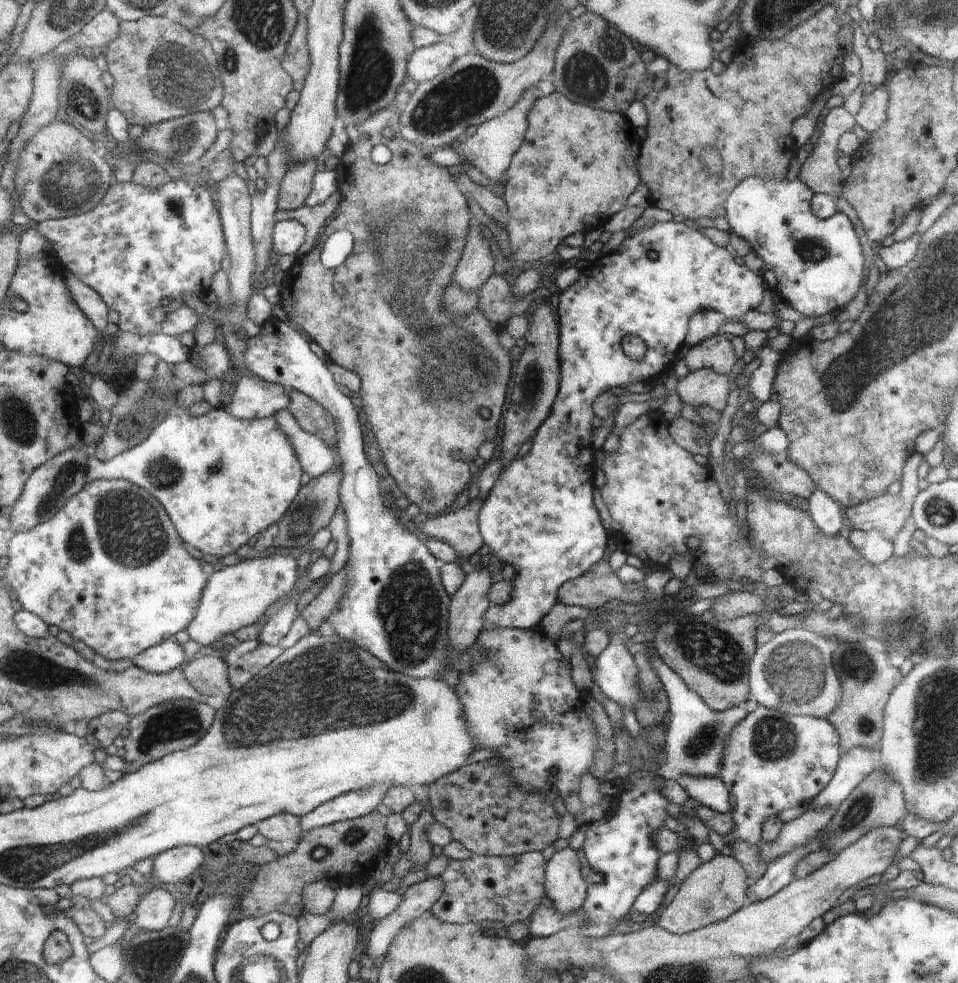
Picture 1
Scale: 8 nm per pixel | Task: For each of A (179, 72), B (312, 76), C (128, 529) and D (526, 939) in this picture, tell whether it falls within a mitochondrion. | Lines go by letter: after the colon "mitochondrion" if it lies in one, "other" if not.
A: mitochondrion
B: other
C: mitochondrion
D: other

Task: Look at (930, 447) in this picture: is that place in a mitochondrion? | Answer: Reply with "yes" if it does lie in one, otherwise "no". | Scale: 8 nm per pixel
no

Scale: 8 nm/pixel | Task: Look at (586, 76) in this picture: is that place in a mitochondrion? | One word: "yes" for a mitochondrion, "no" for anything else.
yes

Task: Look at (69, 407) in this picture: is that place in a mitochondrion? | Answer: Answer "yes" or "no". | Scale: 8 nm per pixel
no

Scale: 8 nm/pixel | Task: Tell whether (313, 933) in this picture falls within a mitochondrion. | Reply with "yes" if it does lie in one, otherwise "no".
no

